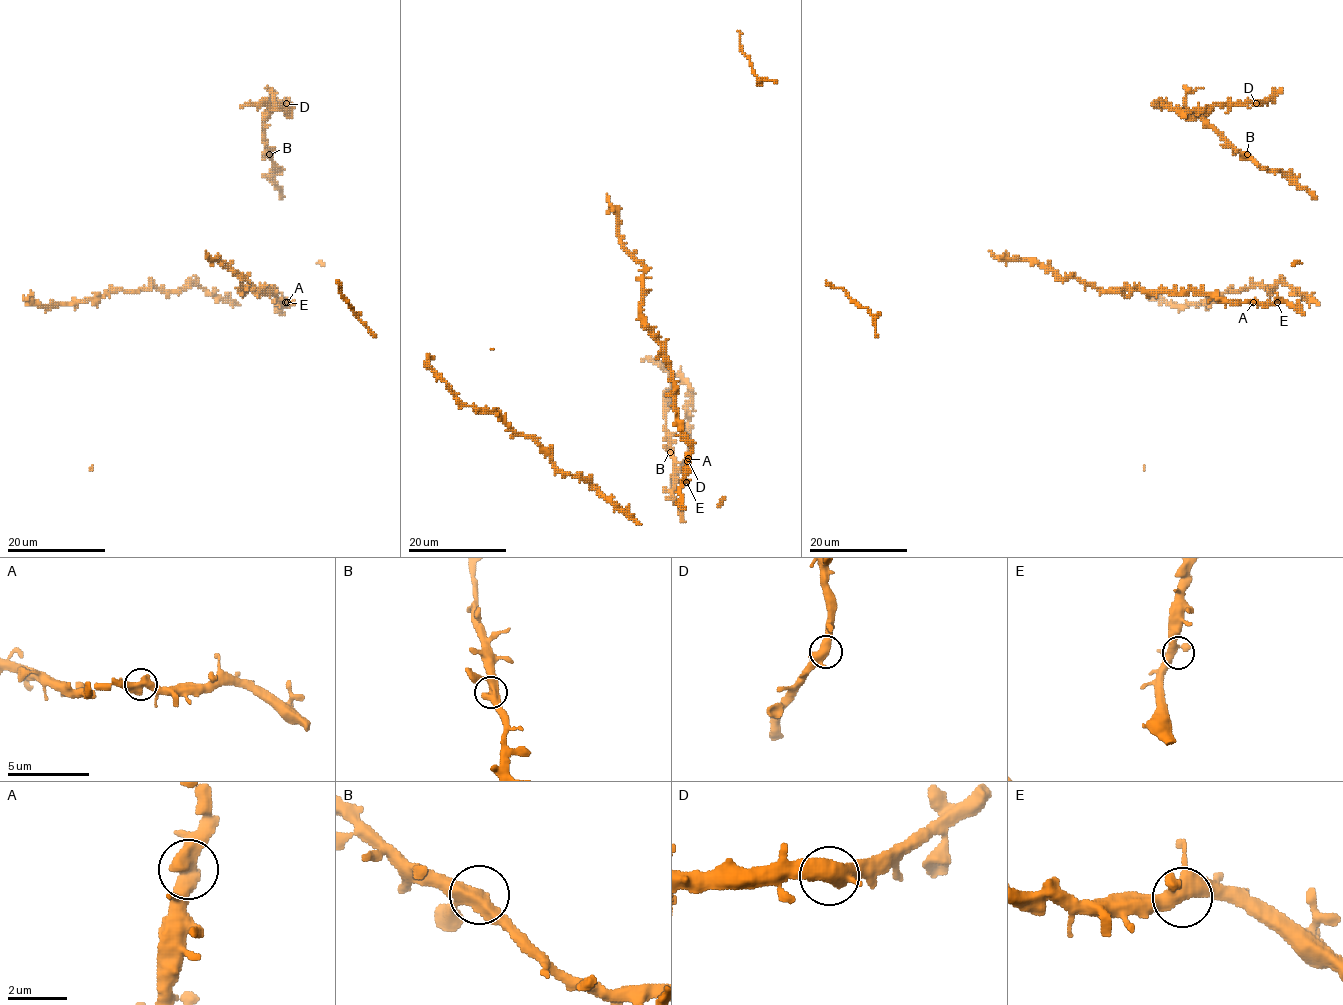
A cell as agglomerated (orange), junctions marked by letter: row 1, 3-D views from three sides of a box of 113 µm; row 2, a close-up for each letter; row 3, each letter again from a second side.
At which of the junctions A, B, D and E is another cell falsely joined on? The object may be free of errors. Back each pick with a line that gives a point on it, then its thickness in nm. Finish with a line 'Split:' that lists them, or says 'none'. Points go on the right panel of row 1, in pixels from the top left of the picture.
Split: none

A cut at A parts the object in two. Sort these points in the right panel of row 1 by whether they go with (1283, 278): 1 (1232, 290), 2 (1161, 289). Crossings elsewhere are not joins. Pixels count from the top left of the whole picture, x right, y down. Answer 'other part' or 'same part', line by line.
1: same part
2: other part

